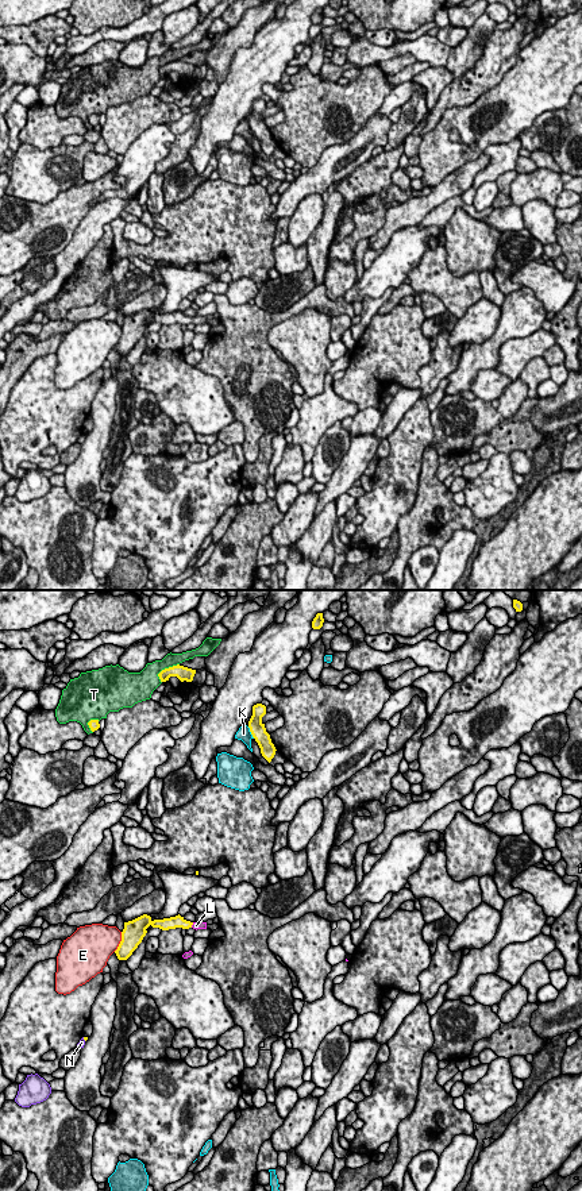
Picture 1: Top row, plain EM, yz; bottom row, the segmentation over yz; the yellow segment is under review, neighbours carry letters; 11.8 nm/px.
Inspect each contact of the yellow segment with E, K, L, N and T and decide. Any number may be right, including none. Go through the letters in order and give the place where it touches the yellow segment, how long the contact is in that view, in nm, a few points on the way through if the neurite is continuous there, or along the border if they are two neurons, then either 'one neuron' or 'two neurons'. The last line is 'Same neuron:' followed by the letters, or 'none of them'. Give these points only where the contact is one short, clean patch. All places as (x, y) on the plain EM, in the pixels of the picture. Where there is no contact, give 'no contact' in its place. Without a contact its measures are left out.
E: yz (120, 336) | 260 nm | two neurons
K: yz (250, 126) | 170 nm | two neurons
L: yz (192, 319) | 70 nm | across yz (177, 316), (192, 319), (196, 320) | one neuron
N: yz (84, 434) | 60 nm | along yz (83, 432), (85, 435) | two neurons
T: yz (165, 64) | 320 nm | two neurons
Same neuron: L

